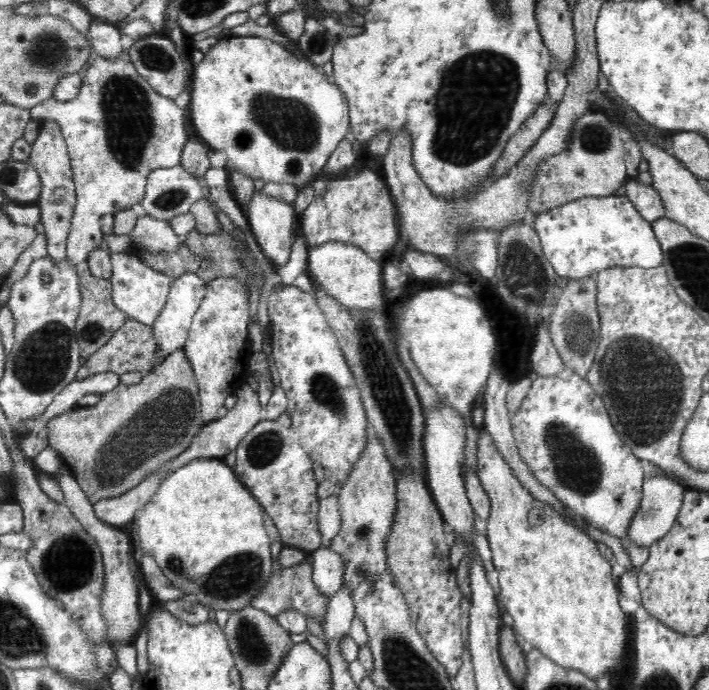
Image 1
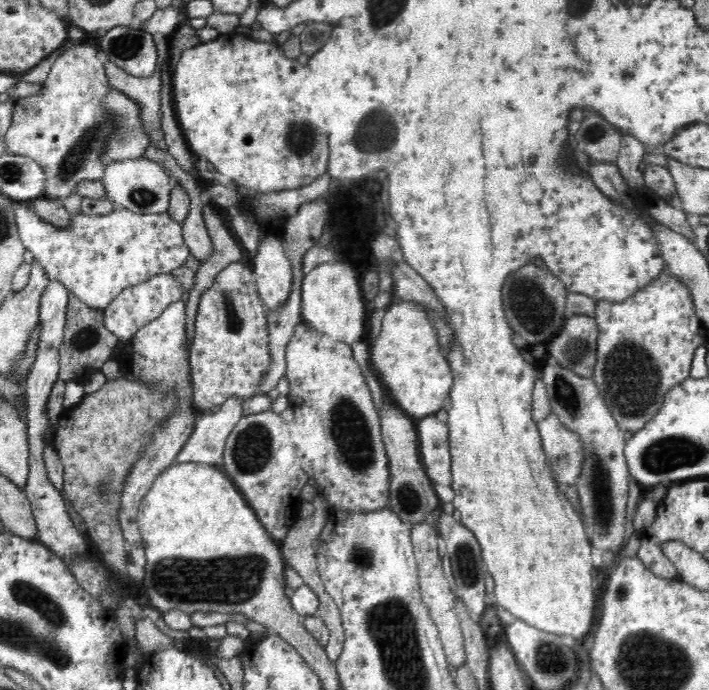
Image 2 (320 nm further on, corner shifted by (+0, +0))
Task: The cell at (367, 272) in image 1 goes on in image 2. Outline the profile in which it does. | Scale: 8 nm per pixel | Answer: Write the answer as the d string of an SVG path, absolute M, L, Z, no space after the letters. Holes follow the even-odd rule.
M343 257L318 264L302 281L302 322L320 334L327 334L332 339L349 345L363 339L364 320L367 316L364 309L367 302L362 295L359 280L355 266Z

